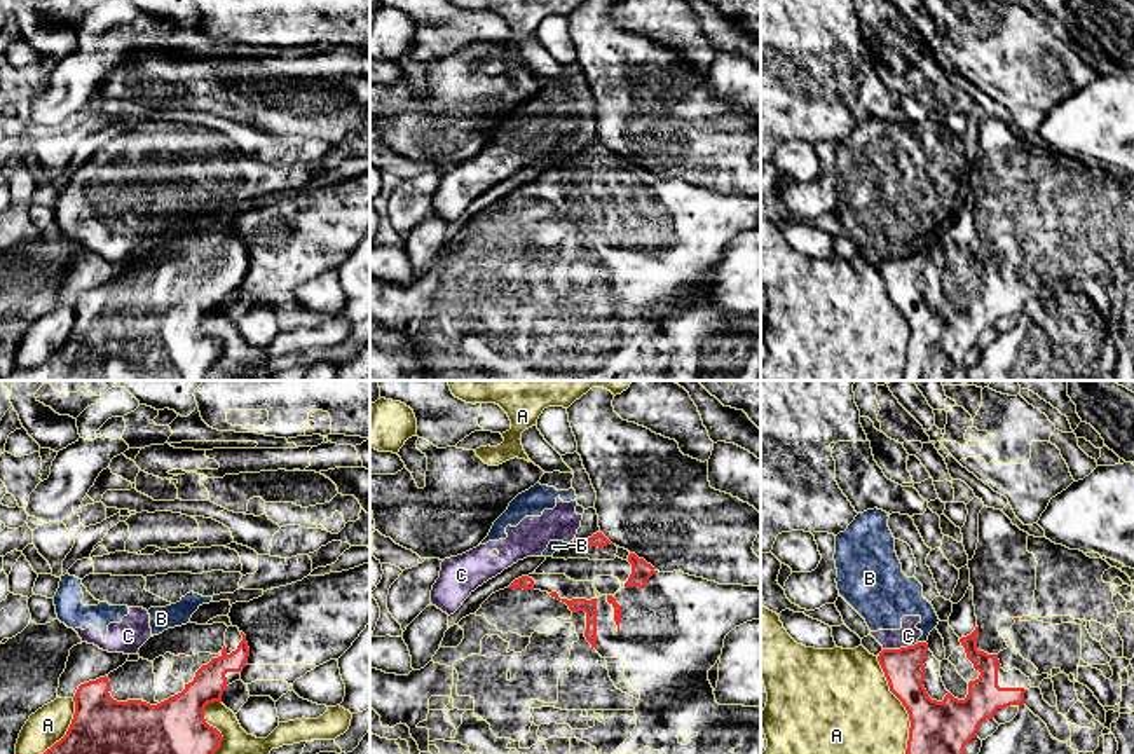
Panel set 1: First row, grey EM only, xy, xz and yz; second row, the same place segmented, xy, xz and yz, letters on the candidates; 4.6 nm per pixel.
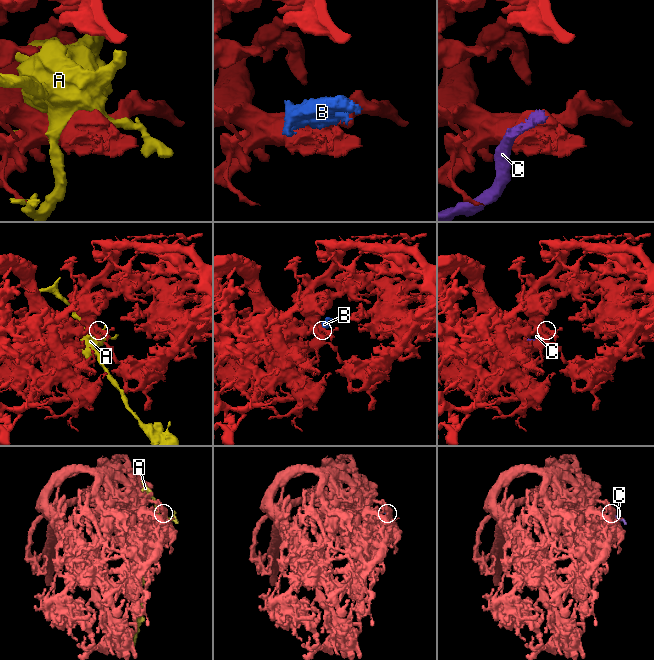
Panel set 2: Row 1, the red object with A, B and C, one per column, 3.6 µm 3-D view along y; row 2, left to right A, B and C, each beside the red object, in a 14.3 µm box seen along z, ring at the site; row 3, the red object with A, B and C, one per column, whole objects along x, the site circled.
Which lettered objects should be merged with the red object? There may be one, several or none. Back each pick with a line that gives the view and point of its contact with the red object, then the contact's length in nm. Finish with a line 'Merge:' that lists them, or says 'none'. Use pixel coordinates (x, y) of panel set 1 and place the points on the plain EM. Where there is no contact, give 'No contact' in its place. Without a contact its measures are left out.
Merge: none

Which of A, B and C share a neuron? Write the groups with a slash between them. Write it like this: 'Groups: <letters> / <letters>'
Groups: A / B C

